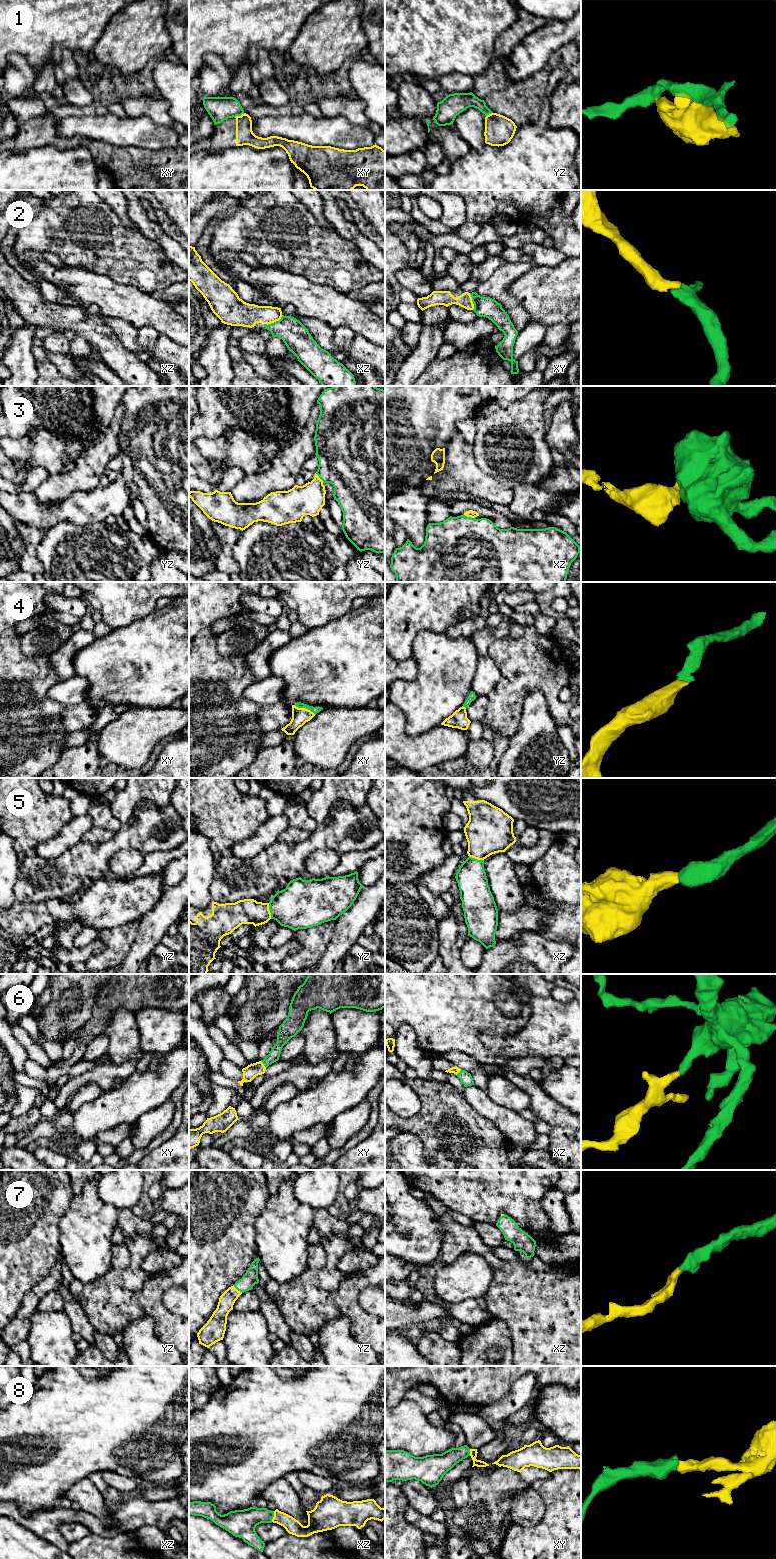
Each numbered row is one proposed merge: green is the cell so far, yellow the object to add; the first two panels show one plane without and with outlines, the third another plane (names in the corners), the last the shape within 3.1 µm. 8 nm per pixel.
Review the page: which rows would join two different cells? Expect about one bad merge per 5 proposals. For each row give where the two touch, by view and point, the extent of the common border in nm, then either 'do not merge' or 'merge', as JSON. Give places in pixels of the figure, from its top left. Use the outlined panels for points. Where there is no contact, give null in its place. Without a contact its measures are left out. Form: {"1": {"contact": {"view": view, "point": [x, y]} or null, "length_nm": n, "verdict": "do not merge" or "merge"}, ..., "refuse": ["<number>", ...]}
{"1": {"contact": {"view": "xy", "point": [239, 115]}, "length_nm": 90, "verdict": "do not merge"}, "2": {"contact": {"view": "xz", "point": [276, 321]}, "length_nm": 150, "verdict": "merge"}, "3": {"contact": {"view": "xz", "point": [469, 517]}, "length_nm": 100, "verdict": "merge"}, "4": {"contact": {"view": "xy", "point": [305, 707]}, "length_nm": 190, "verdict": "merge"}, "5": {"contact": {"view": "yz", "point": [270, 911]}, "length_nm": 130, "verdict": "merge"}, "6": {"contact": {"view": "xy", "point": [263, 1063]}, "length_nm": 80, "verdict": "merge"}, "7": {"contact": {"view": "yz", "point": [238, 1290]}, "length_nm": 100, "verdict": "merge"}, "8": {"contact": {"view": "xz", "point": [273, 1516]}, "length_nm": 90, "verdict": "merge"}, "refuse": ["1"]}

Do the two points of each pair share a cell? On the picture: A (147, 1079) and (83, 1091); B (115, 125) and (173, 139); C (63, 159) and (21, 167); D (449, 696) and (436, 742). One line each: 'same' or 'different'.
A: different
B: same
C: same
D: different

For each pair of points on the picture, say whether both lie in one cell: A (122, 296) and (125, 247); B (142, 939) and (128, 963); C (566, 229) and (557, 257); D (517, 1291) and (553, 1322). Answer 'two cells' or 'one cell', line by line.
A: two cells
B: one cell
C: two cells
D: one cell

